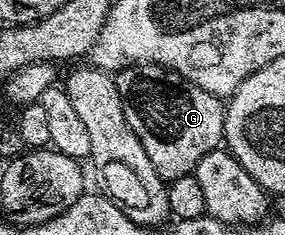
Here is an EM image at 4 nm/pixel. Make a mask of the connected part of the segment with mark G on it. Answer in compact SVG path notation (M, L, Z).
M136 63L115 72L118 97L122 97L122 113L130 121L130 129L142 141L150 165L161 179L171 181L195 172L198 161L206 153L217 150L225 138L225 104L221 96L206 93L206 89L189 89L182 76L157 63Z

